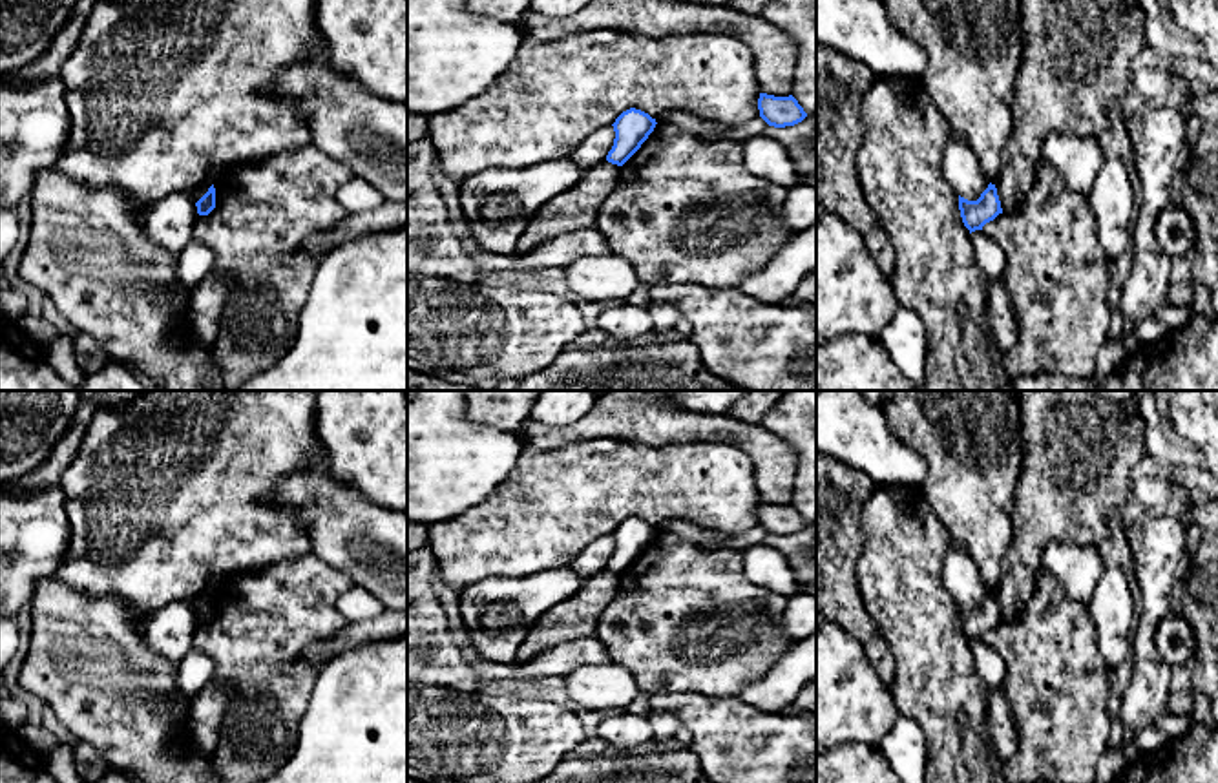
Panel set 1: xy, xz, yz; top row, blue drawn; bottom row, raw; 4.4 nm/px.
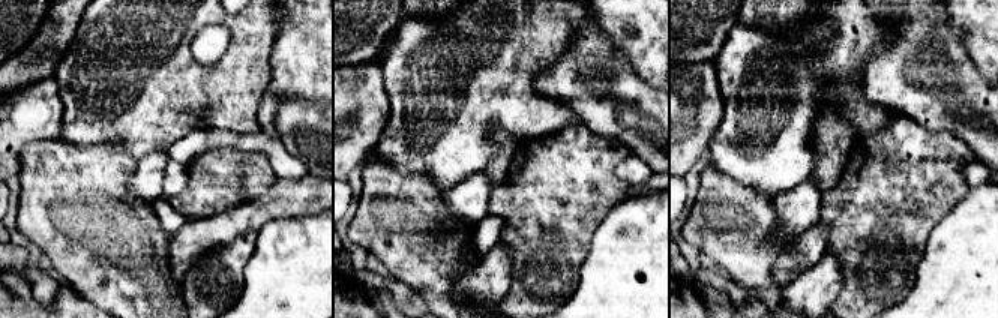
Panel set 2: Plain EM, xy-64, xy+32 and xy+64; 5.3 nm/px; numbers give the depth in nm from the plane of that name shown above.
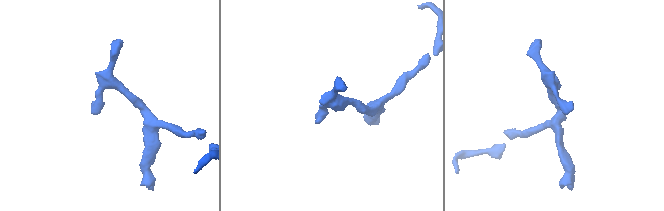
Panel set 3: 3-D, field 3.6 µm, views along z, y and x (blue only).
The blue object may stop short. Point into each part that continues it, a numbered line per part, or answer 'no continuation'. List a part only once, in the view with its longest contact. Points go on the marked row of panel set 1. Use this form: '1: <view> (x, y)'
no continuation

